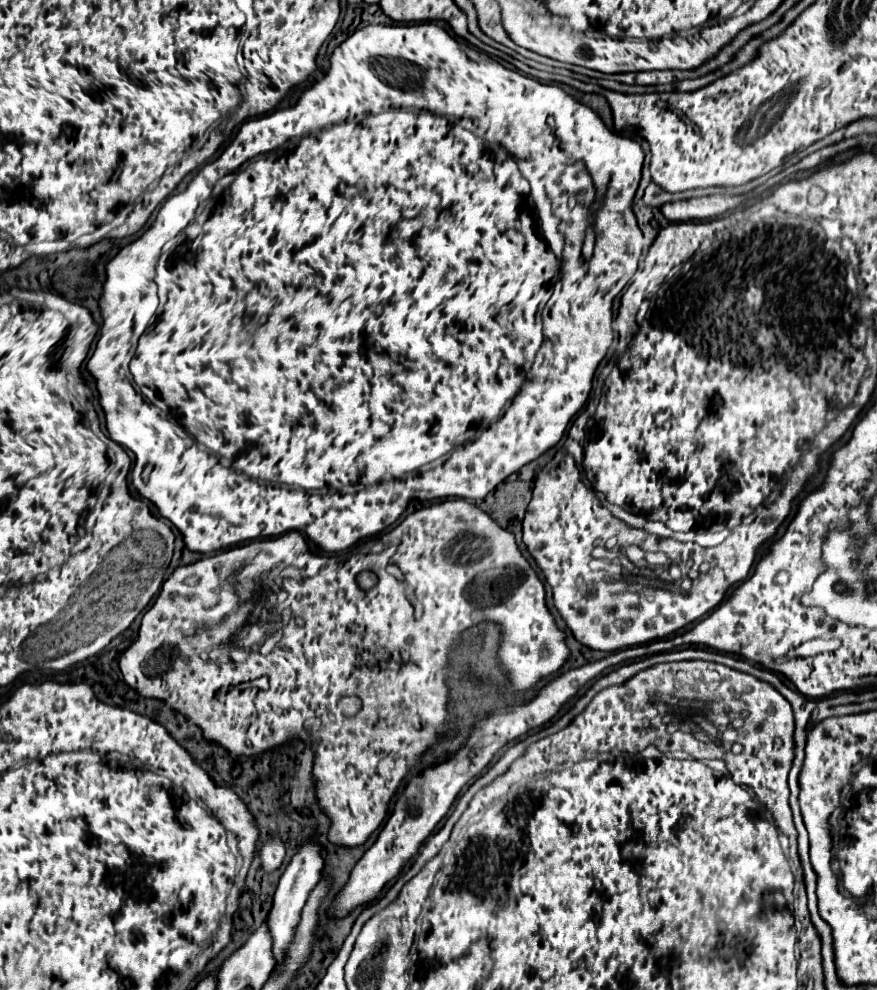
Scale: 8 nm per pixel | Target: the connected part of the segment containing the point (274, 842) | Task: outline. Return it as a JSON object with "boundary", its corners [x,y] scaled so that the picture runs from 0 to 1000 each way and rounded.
{"boundary":[[[317,846],[306,848],[306,851],[299,855],[299,859],[296,859],[299,877],[301,877],[303,881],[310,881],[310,879],[319,877],[322,871],[324,871],[324,865],[326,865],[326,857],[324,857],[324,853],[322,853]]]}

